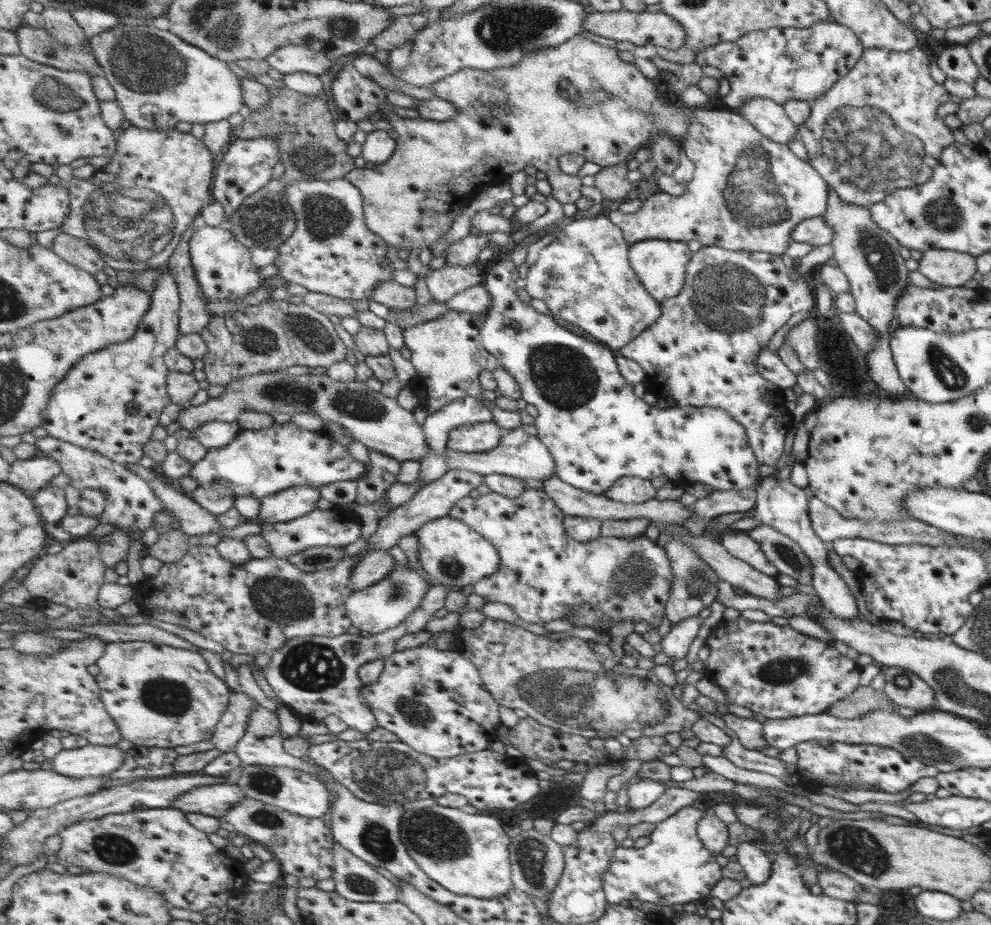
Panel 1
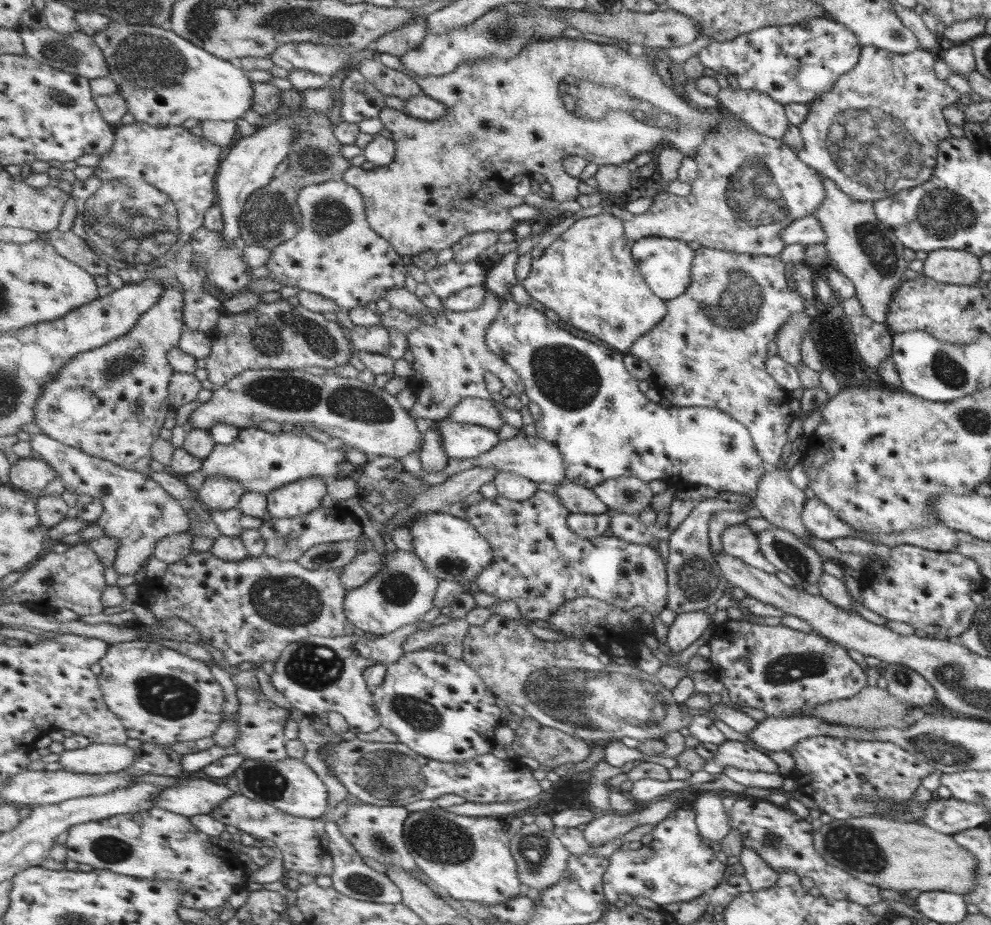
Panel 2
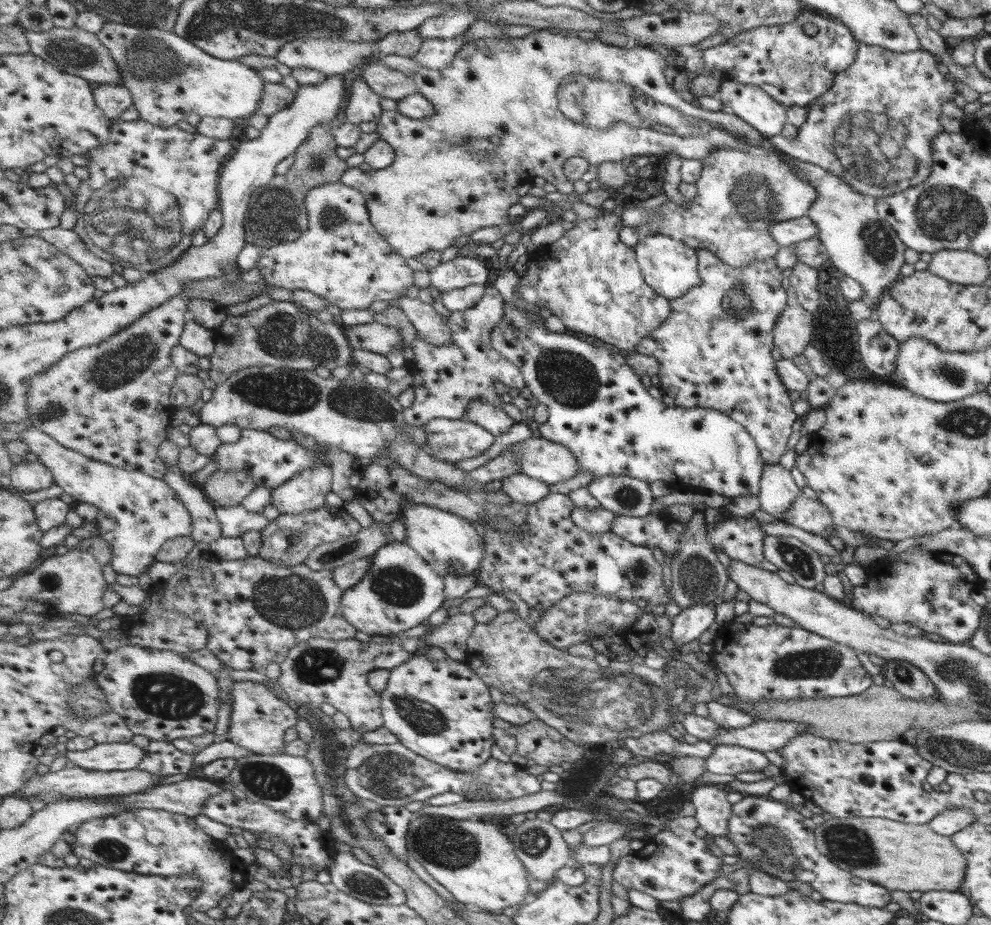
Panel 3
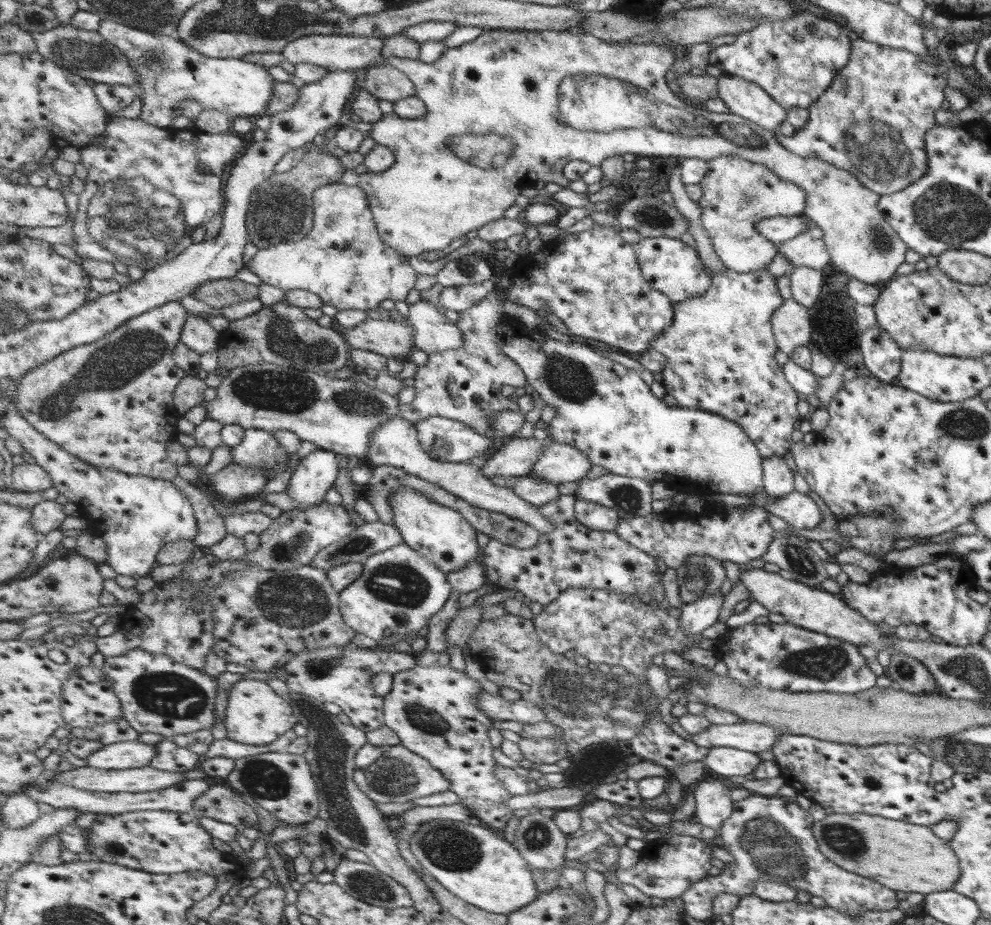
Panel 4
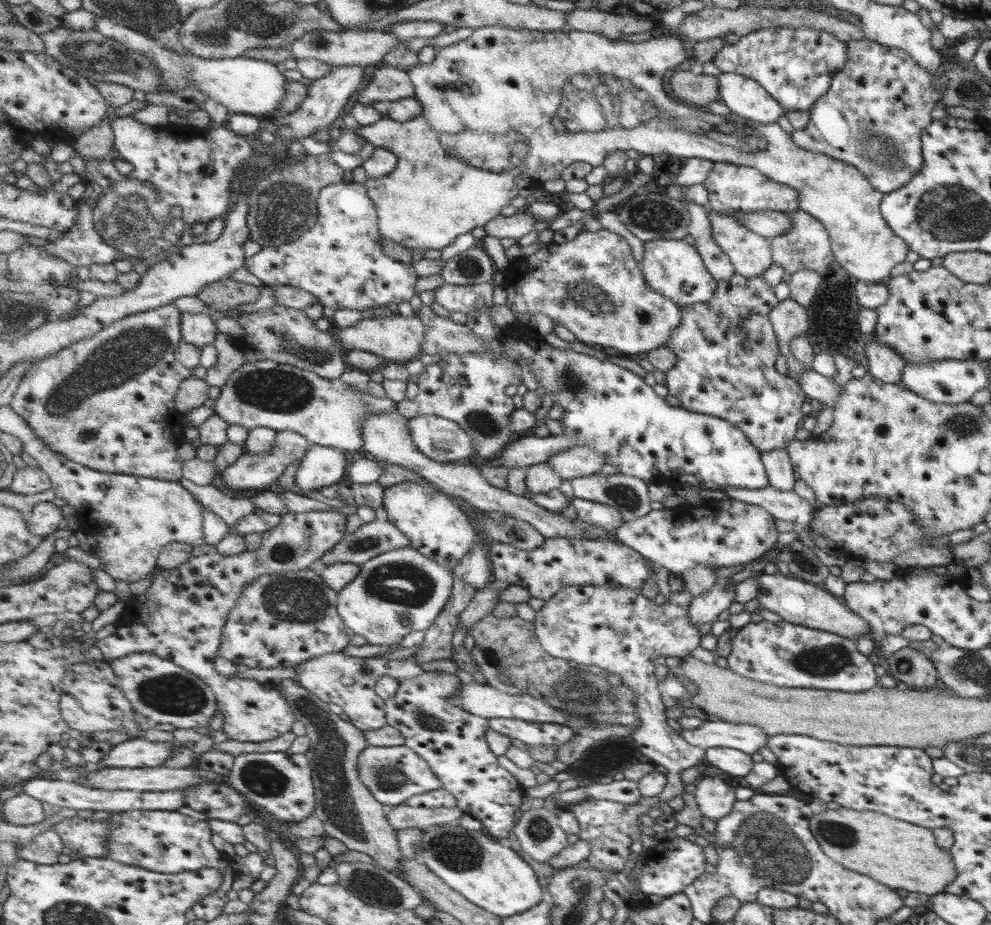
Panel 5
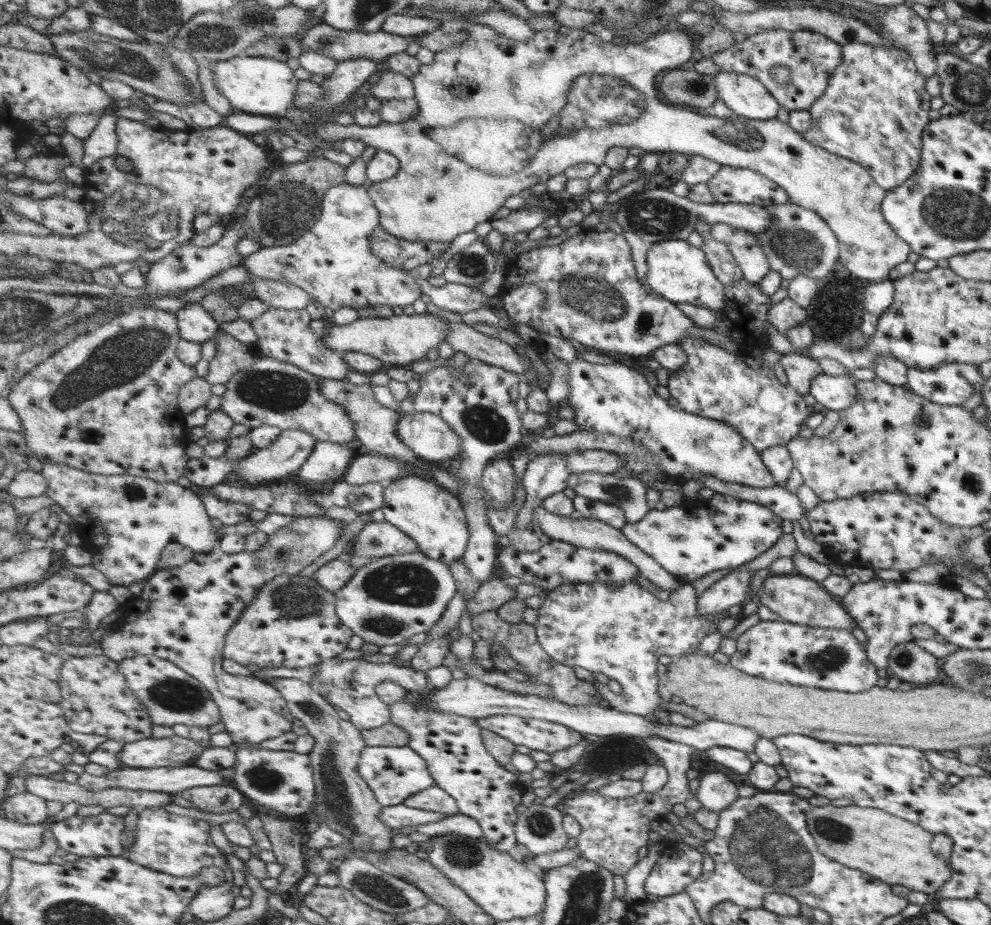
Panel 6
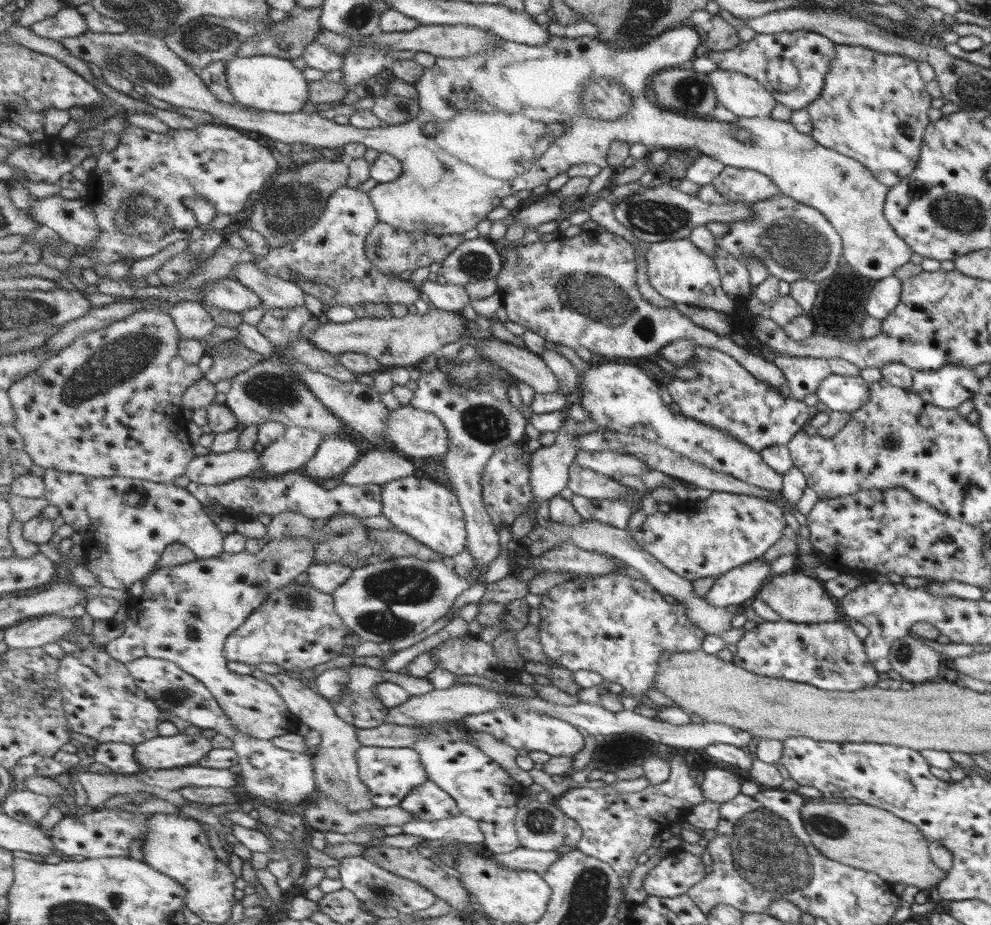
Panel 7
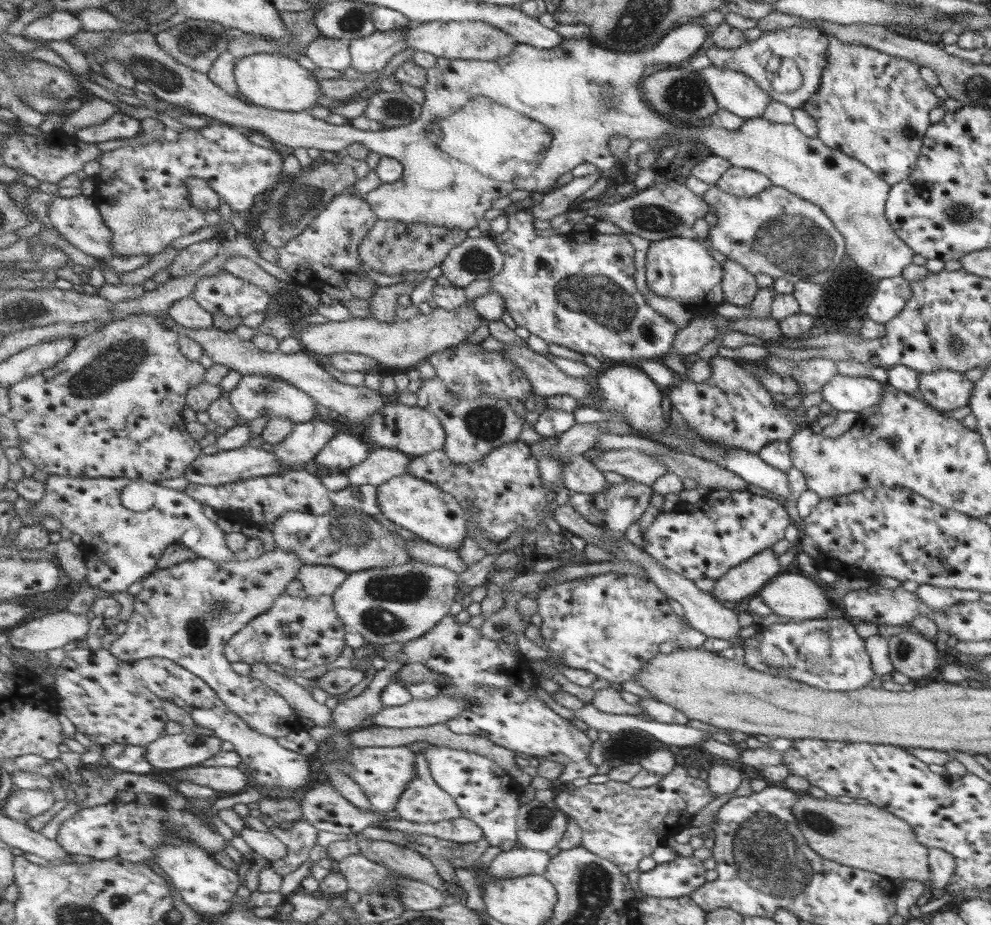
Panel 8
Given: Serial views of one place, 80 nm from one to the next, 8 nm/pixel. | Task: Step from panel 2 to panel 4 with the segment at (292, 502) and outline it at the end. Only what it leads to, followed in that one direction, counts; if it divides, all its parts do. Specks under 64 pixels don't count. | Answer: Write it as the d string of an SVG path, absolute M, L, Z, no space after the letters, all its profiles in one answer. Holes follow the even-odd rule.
M318 448L310 453L295 470L285 494L305 509L325 505L325 494L339 476L337 453Z

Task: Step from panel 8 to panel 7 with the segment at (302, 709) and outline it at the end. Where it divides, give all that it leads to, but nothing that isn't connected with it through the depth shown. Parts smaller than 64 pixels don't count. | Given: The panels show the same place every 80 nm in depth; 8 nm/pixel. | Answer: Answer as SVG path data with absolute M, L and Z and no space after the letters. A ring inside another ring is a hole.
M255 669L251 676L265 678L272 684L280 696L284 698L288 709L299 717L301 722L316 731L322 736L319 747L312 751L315 760L314 772L319 792L327 795L331 800L347 805L351 810L367 810L376 806L372 801L370 788L361 780L360 768L357 760L357 751L363 746L357 736L357 727L341 720L337 716L333 704L323 698L312 686L301 682L301 679L292 678L285 673L266 674L263 670Z

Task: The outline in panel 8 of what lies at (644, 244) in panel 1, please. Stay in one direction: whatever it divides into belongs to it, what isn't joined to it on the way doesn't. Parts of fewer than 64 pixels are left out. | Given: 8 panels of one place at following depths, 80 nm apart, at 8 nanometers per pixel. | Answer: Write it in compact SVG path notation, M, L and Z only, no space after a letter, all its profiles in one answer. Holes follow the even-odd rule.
M680 237L650 241L646 253L646 282L650 290L659 296L666 296L675 300L692 304L709 304L720 306L721 265L710 255L705 244L697 242L692 237Z

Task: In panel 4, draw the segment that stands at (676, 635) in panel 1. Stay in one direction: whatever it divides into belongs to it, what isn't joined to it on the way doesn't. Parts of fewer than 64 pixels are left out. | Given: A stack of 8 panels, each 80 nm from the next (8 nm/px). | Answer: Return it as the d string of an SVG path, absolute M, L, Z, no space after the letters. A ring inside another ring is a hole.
M719 591L710 594L707 598L683 604L682 629L687 636L699 634L707 630L715 621L723 604L723 597Z

